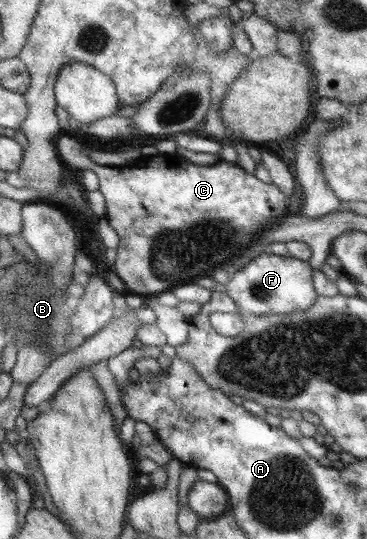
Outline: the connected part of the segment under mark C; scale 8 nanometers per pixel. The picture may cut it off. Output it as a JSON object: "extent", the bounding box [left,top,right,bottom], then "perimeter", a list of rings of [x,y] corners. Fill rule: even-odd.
{"extent":[55,132,292,296],"perimeter":[[[62,132],[55,139],[55,149],[71,168],[89,169],[97,174],[97,189],[105,197],[103,217],[119,237],[113,271],[125,285],[126,292],[141,296],[167,292],[189,279],[203,275],[217,266],[227,266],[233,255],[253,242],[263,229],[288,213],[292,207],[283,192],[273,183],[259,181],[245,173],[237,163],[219,160],[213,165],[195,165],[179,155],[151,155],[136,158],[132,163],[104,166],[89,162],[72,133]]]}

